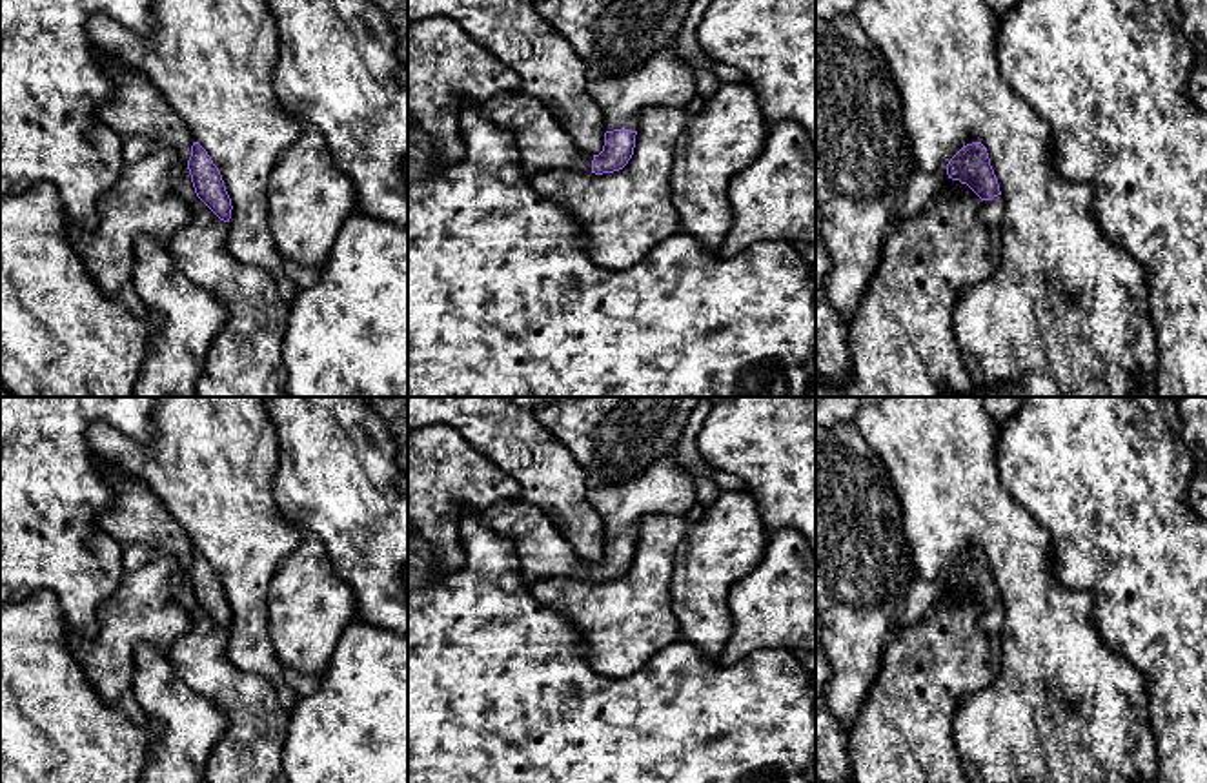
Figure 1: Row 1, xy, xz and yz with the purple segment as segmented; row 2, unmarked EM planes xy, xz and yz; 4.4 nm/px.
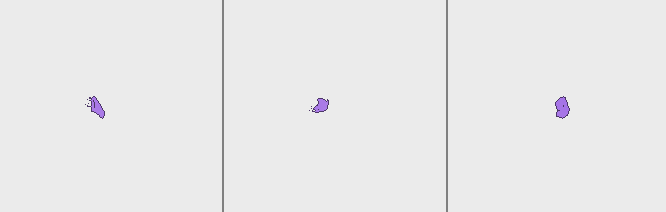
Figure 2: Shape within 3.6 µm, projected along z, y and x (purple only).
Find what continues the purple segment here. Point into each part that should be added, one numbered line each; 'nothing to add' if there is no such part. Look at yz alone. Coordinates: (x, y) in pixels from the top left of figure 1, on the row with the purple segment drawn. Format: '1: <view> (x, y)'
1: yz (925, 184)
2: yz (991, 212)

